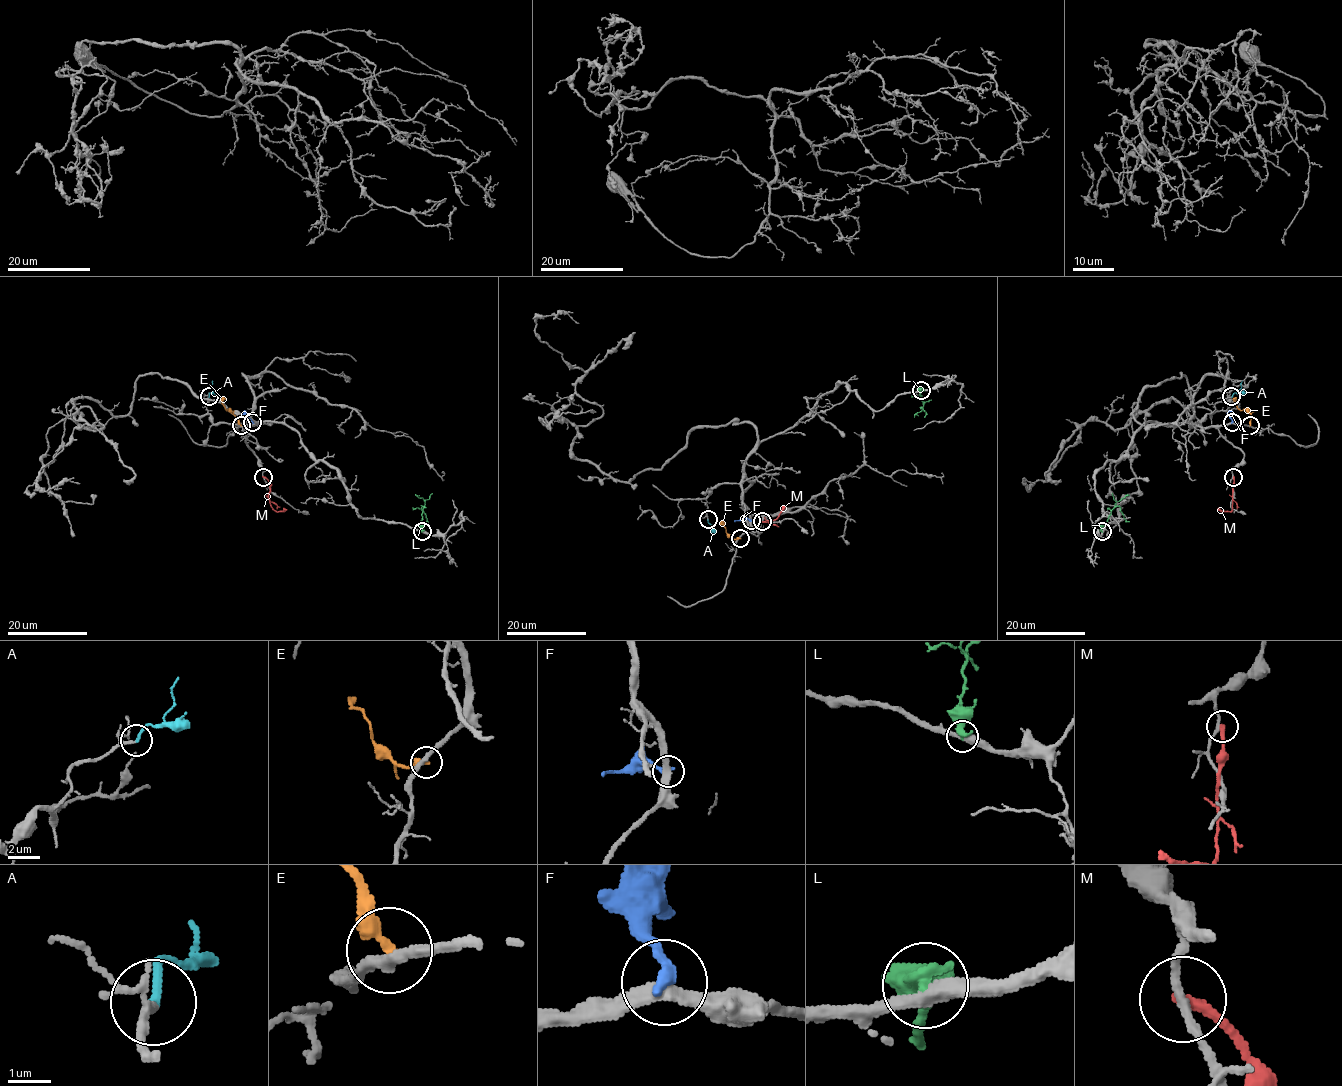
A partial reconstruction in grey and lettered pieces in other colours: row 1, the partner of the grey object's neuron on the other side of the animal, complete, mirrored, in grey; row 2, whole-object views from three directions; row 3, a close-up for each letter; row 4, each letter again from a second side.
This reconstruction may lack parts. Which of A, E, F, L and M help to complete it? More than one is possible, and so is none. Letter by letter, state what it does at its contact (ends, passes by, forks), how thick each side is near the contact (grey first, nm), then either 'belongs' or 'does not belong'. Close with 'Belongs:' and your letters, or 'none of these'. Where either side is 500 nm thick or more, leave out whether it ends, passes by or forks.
A: it ends; calibres 140 and 190 nm; belongs
E: it ends; calibres 280 and 360 nm; does not belong
F: it ends; calibres 340 and 320 nm; does not belong
L: it ends; calibres 400 and 400 nm; does not belong
M: it ends; calibres 190 and 280 nm; does not belong
Belongs: A

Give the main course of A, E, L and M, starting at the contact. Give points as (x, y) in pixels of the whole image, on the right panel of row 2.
A: (1232, 396), (1239, 390), (1242, 380)
E: (1250, 425), (1251, 415), (1237, 407), (1235, 397)
L: (1102, 531), (1111, 511), (1117, 506), (1129, 521)
M: (1234, 477), (1232, 510), (1217, 510)

